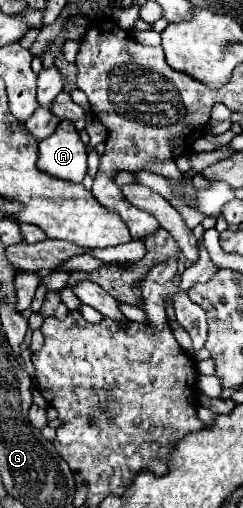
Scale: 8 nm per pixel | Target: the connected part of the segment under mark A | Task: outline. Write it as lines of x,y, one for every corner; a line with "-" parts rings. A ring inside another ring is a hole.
60,121
56,131
38,143
40,157
36,167
56,179
82,183
86,177
86,147
72,123

